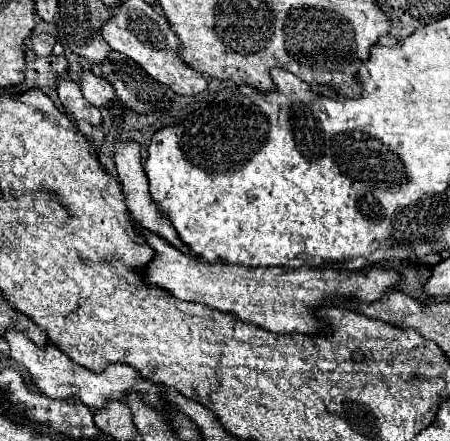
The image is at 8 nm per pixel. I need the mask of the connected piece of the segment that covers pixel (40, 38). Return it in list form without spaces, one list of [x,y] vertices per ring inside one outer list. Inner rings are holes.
[[[47,33],[33,35],[33,37],[31,37],[33,53],[39,55],[39,57],[49,57],[49,55],[53,53],[53,45],[55,45],[55,37],[51,37],[51,35],[47,35]]]

